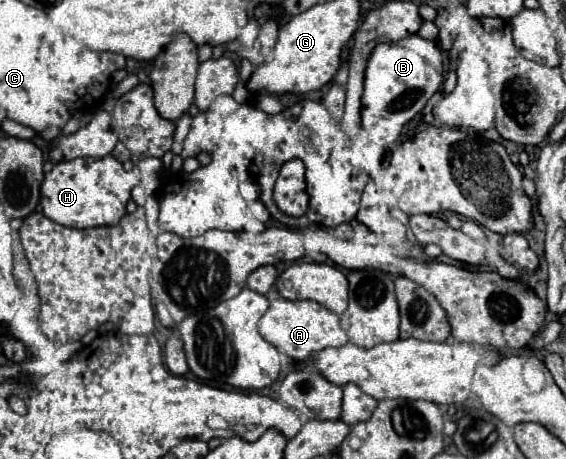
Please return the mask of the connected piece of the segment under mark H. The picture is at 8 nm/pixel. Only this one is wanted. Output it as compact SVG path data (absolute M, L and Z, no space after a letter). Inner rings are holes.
M78 157L70 161L60 161L50 173L46 173L42 183L40 205L48 219L76 229L116 225L126 215L126 203L130 201L130 191L140 181L140 171L124 171L122 163L112 157Z

